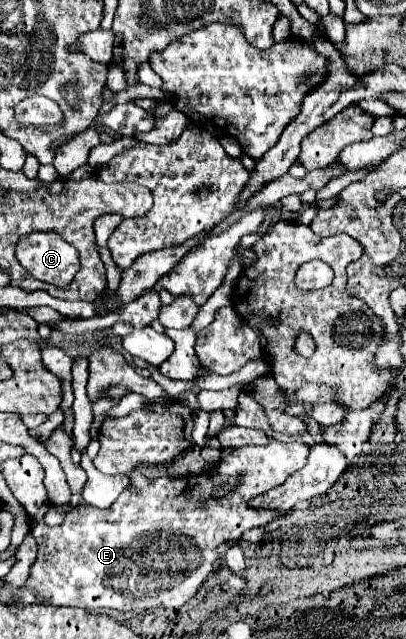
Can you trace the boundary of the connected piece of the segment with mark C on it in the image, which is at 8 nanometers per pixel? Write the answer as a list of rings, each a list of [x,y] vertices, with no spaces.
[[[29,233],[17,243],[17,261],[45,283],[65,287],[79,267],[75,247],[69,247],[57,233]]]

